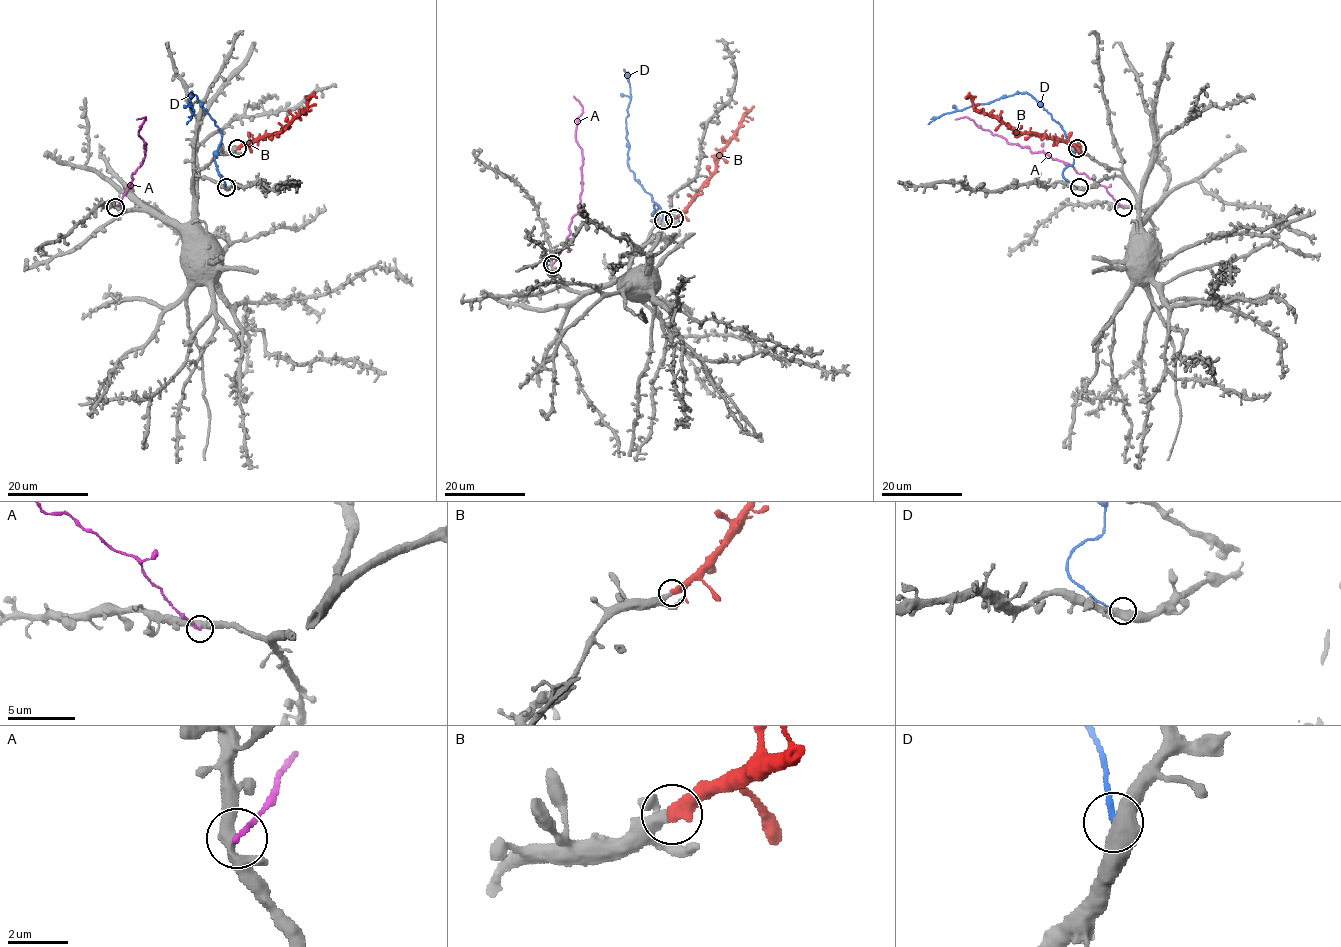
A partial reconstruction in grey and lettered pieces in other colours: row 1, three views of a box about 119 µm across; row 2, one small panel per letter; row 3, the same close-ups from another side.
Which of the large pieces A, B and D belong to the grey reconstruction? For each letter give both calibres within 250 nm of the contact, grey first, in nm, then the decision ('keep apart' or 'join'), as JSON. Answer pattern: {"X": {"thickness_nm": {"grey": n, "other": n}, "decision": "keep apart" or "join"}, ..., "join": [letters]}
{"A": {"thickness_nm": {"grey": 400, "other": 190}, "decision": "keep apart"}, "B": {"thickness_nm": {"grey": 280, "other": 500}, "decision": "join"}, "D": {"thickness_nm": {"grey": 550, "other": 220}, "decision": "keep apart"}, "join": ["B"]}

